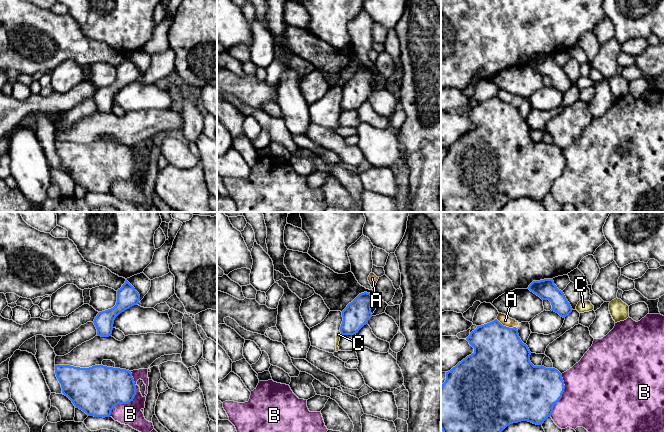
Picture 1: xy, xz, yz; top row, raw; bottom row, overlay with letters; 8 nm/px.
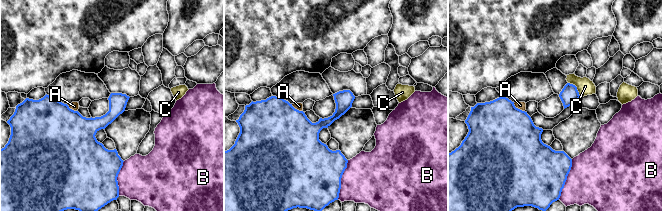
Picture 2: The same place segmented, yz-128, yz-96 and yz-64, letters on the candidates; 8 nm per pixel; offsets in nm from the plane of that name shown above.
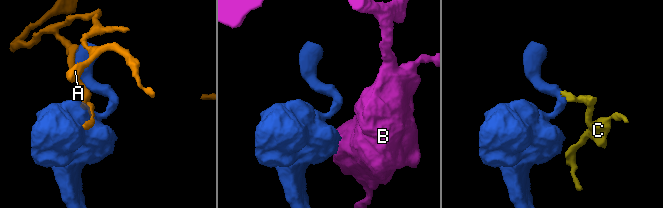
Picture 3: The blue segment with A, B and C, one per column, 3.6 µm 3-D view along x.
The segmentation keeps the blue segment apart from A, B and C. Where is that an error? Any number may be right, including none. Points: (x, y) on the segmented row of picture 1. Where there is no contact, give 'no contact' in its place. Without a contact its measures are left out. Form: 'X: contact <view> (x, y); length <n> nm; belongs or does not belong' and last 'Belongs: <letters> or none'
A: contact yz (505, 326); length 190 nm; does not belong
B: contact xy (132, 399); length 400 nm; does not belong
C: contact xz (340, 331); length 40 nm; does not belong
Belongs: none

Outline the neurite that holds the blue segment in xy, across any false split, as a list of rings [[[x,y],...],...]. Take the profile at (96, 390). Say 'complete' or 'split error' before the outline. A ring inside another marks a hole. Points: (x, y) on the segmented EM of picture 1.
complete; [[[55,365],[55,374],[62,393],[88,416],[110,417],[116,405],[128,404],[136,395],[132,373],[126,369]]]

